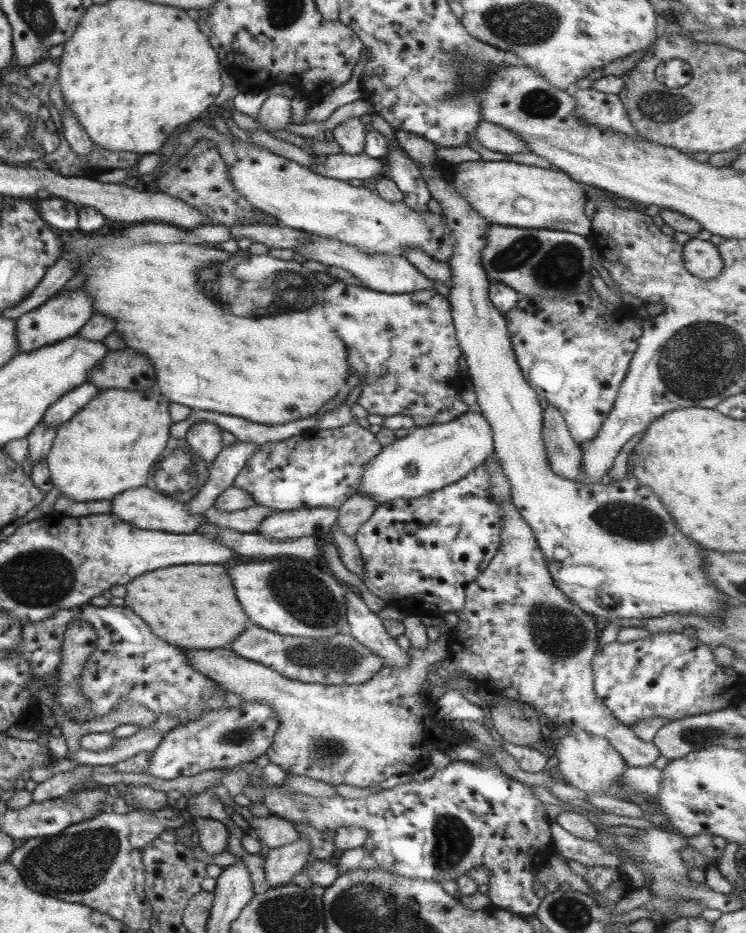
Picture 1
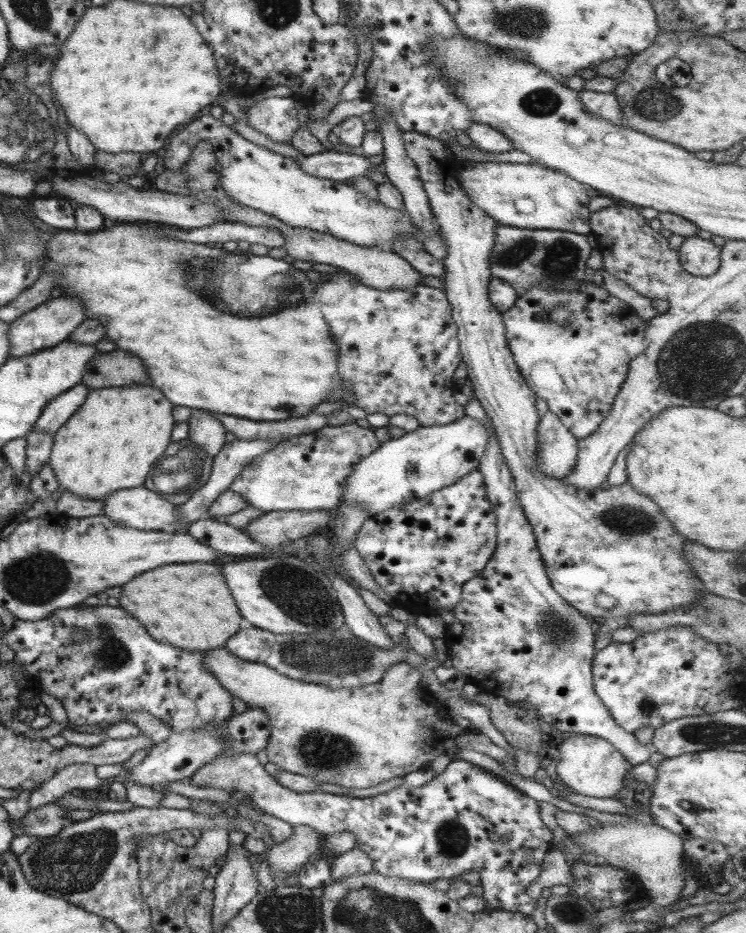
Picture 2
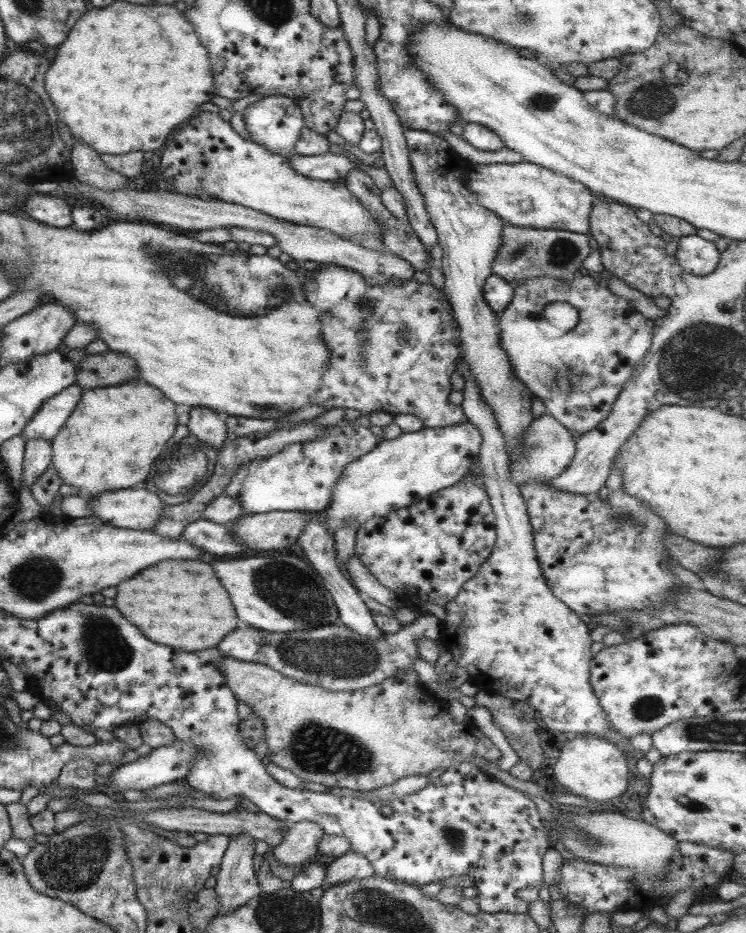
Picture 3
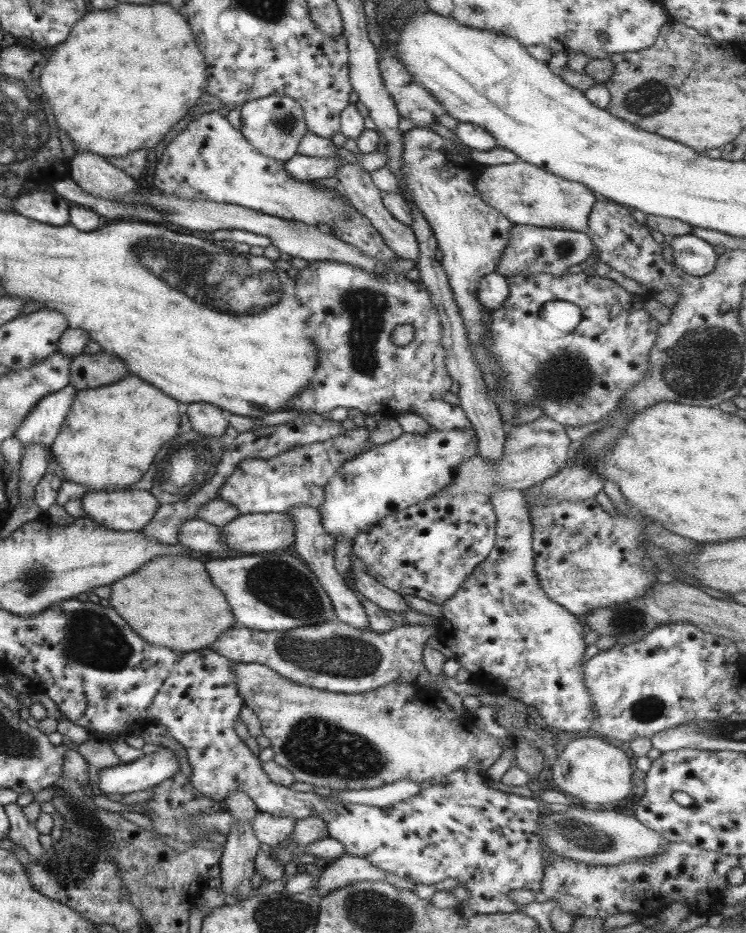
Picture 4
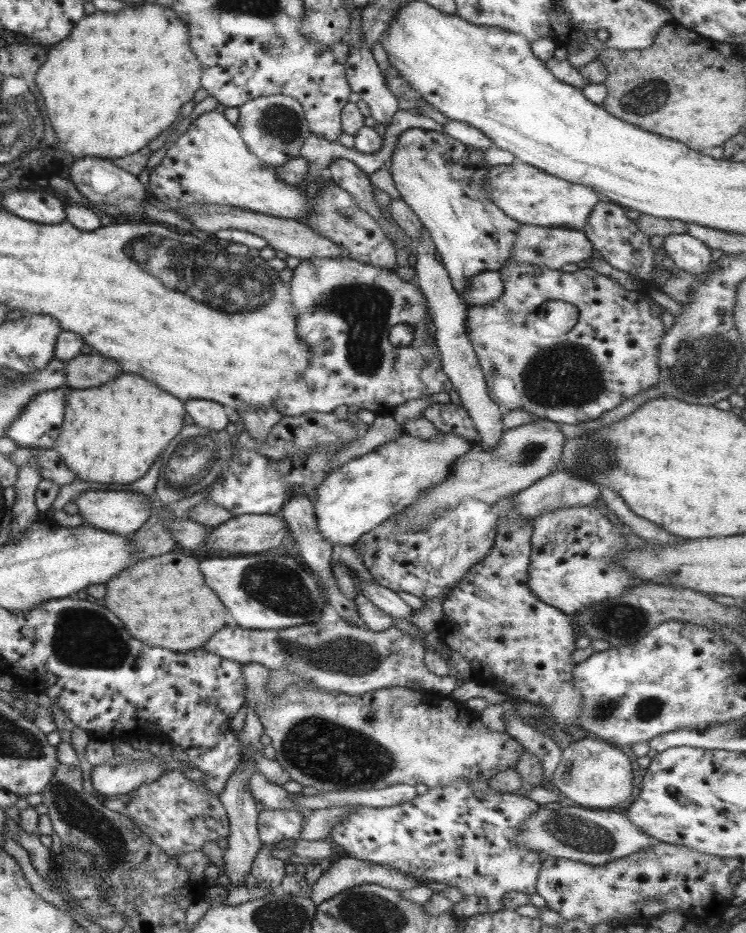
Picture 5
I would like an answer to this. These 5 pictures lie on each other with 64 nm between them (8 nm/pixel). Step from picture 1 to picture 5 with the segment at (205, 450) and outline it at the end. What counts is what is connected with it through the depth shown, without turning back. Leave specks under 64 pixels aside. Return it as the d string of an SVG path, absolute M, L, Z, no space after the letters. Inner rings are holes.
M190 398L183 402L185 410L194 420L195 426L207 428L208 430L221 430L228 422L224 413L223 405L217 401Z

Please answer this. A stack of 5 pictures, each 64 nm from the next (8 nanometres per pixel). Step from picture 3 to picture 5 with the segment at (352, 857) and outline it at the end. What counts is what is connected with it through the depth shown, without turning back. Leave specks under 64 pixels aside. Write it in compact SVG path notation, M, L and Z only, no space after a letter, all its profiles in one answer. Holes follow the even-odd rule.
M345 856L333 861L330 867L310 887L308 898L317 906L331 896L352 886L375 883L391 889L408 889L419 884L417 880L401 872L369 861Z

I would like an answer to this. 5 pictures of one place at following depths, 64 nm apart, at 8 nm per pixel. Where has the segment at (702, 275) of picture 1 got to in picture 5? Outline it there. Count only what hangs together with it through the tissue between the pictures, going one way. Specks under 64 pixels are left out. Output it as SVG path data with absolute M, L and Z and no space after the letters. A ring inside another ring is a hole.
M687 233L672 234L663 237L663 253L673 261L676 270L699 274L708 269L709 248Z

